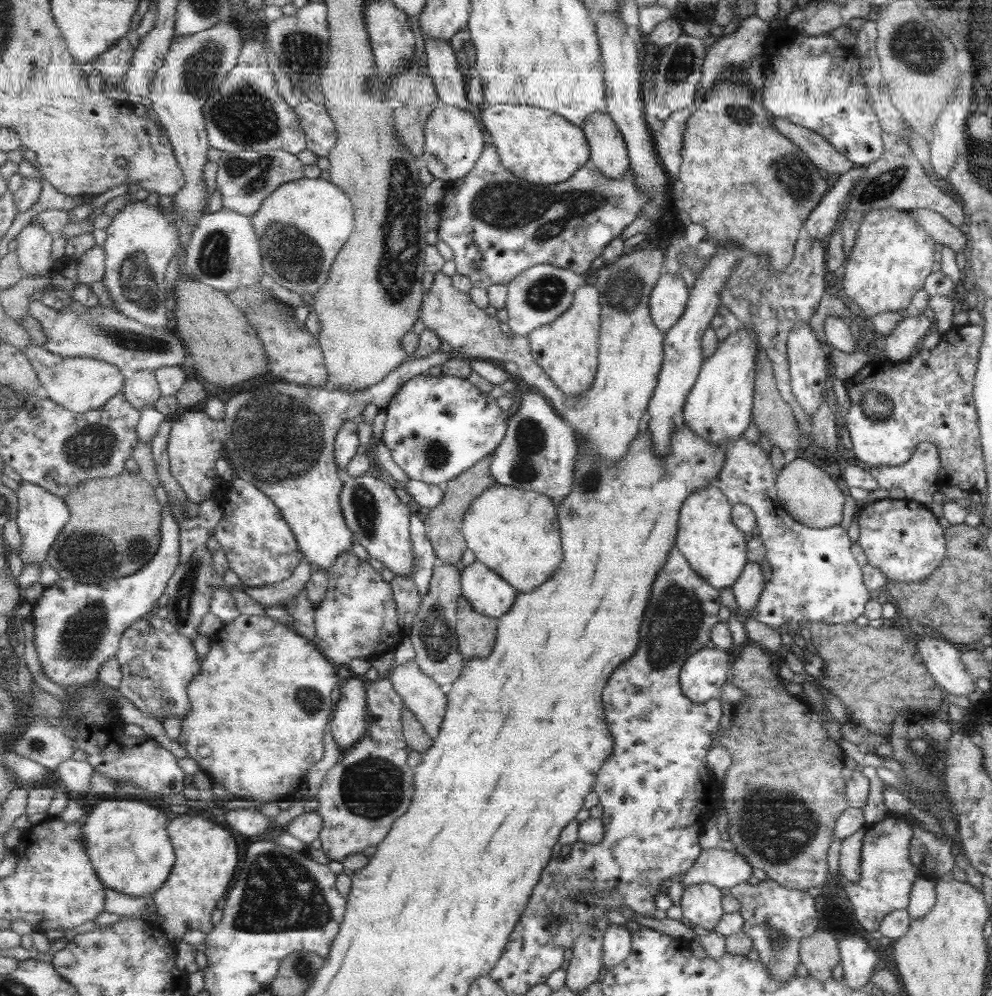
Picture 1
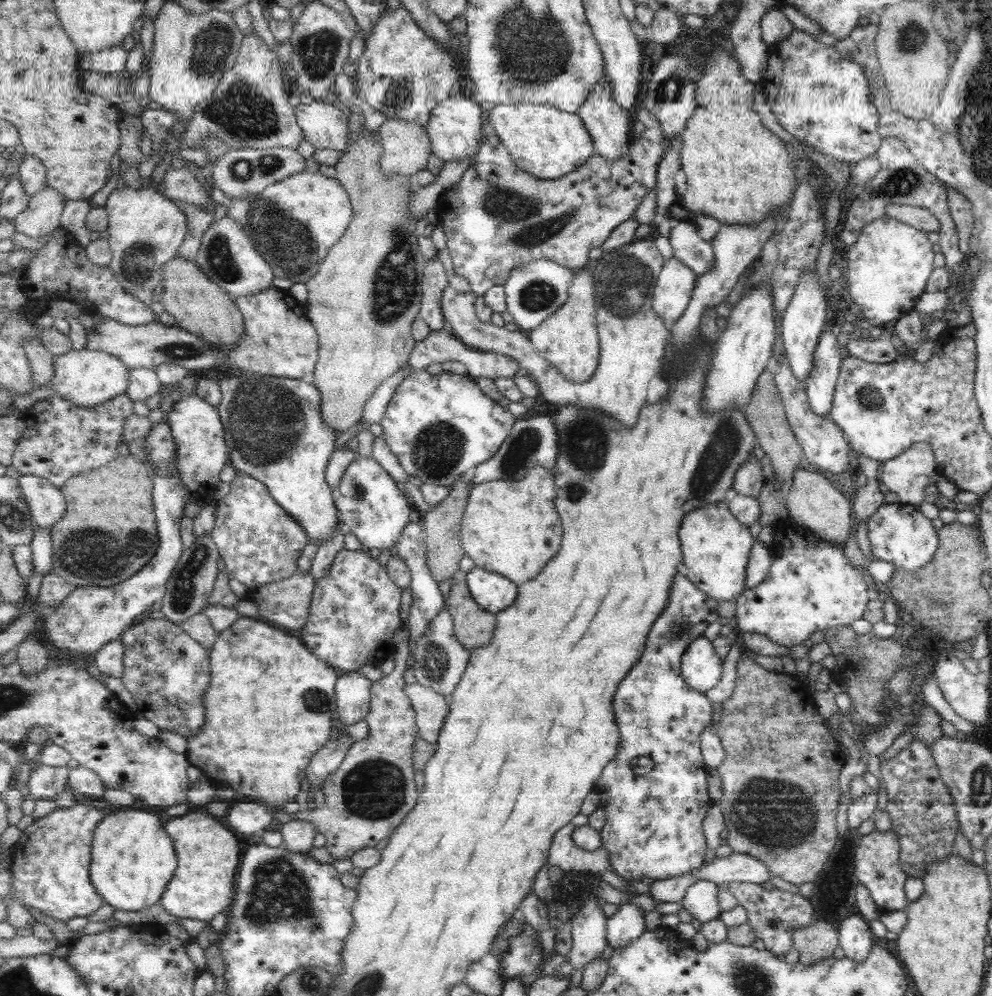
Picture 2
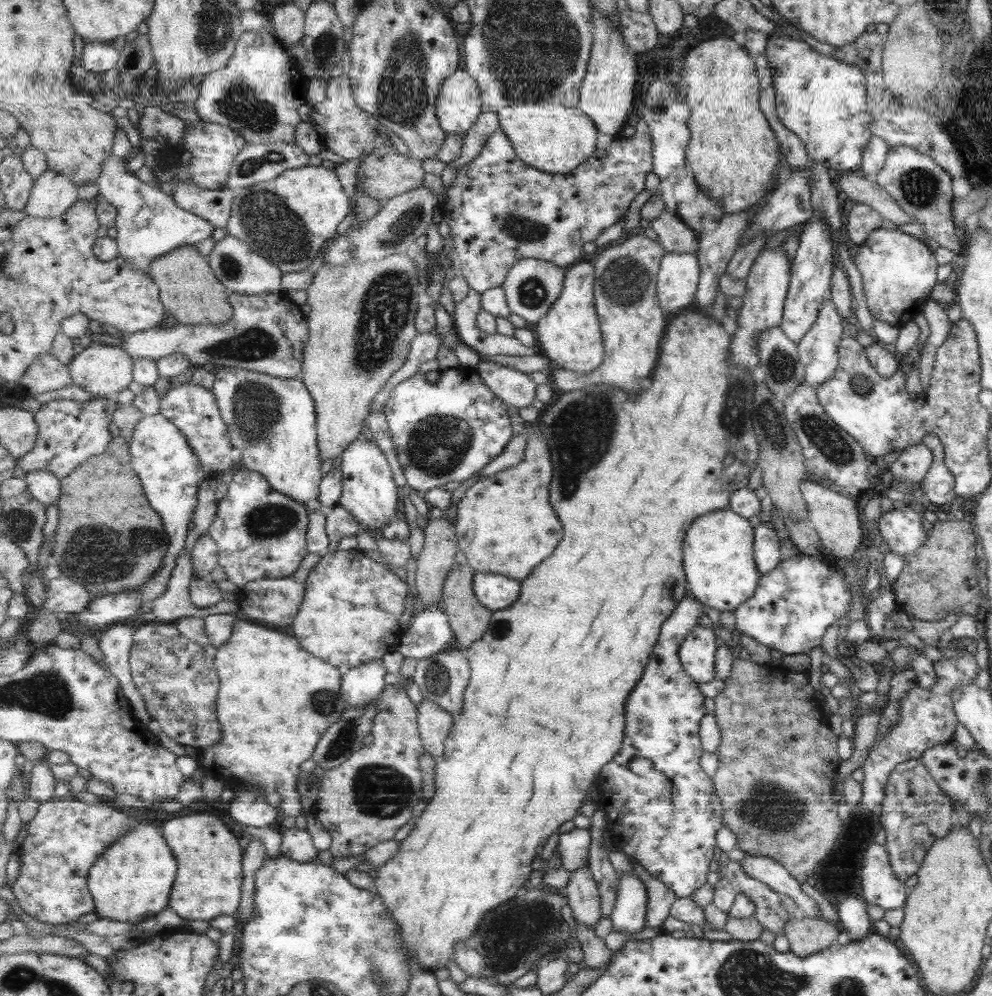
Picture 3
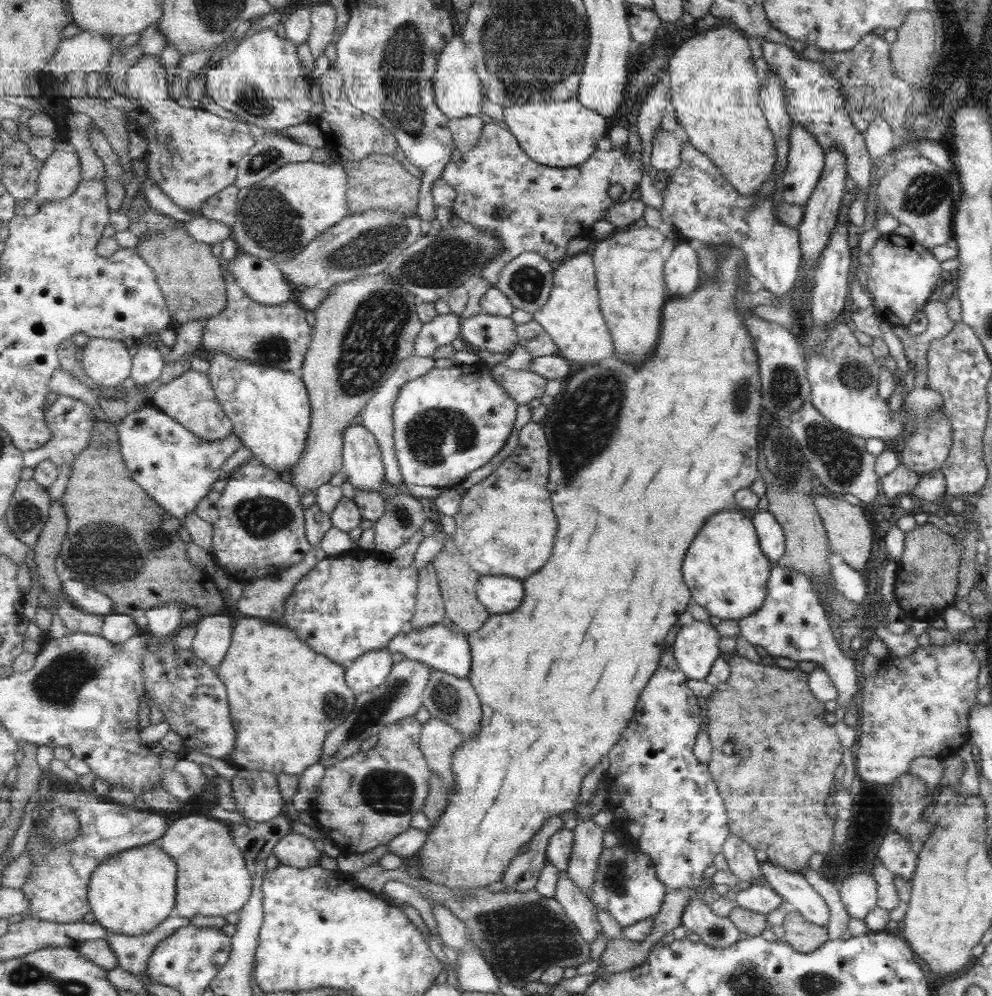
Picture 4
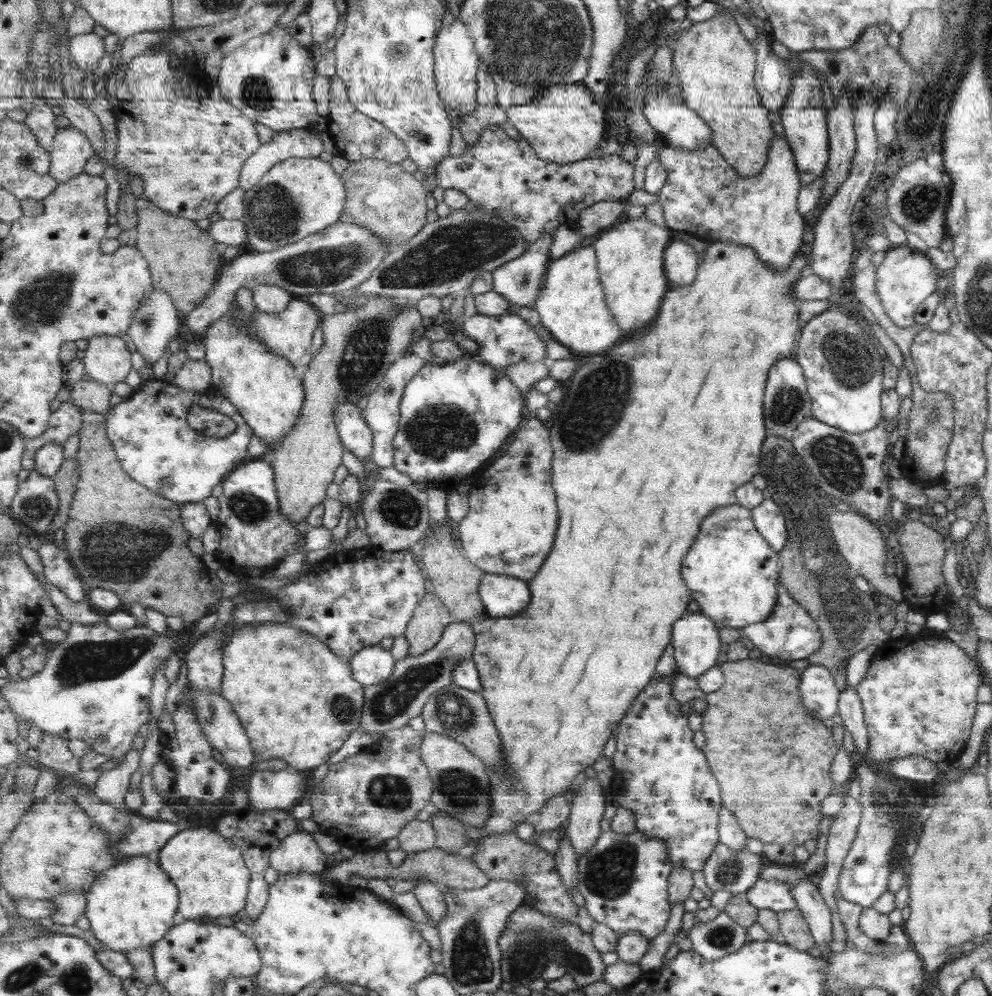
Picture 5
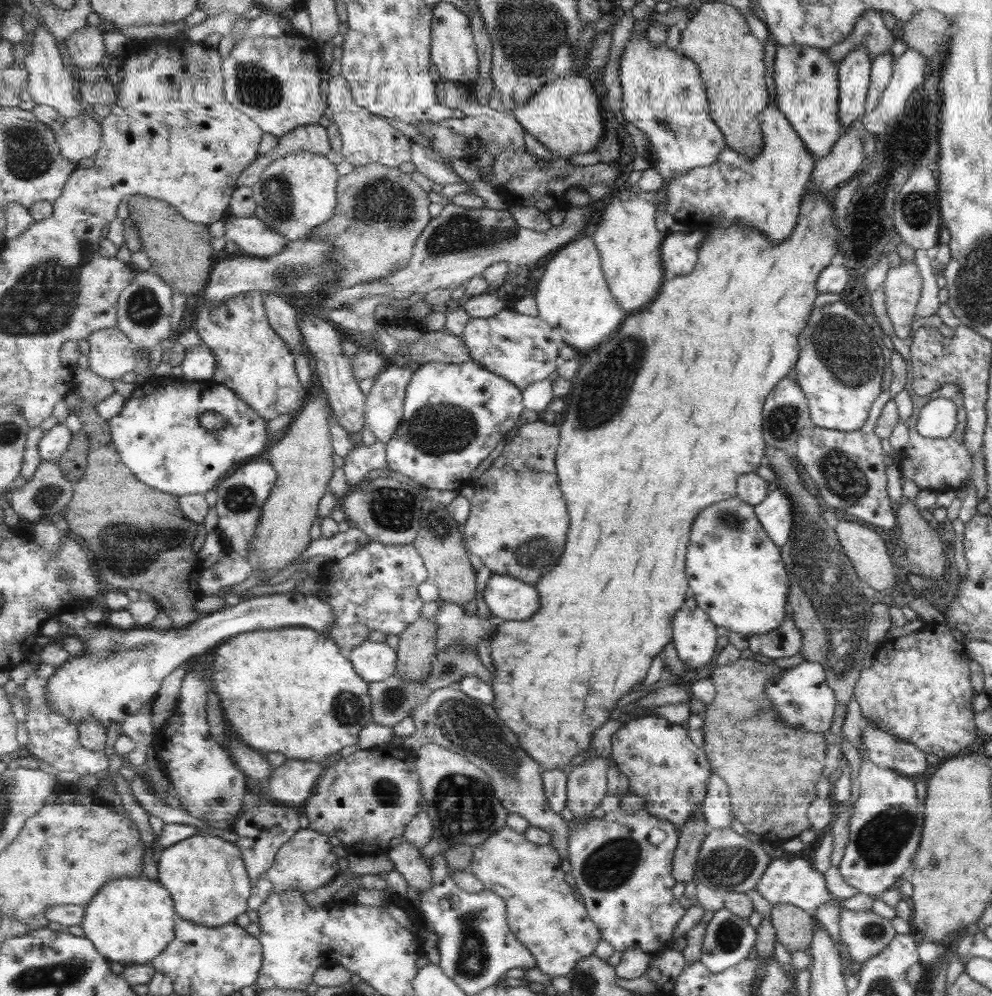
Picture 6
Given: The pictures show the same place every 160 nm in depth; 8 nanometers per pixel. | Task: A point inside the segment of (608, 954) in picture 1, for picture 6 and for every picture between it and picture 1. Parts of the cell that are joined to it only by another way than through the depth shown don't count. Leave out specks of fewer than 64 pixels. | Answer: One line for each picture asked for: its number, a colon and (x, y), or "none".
2: (628, 923)
3: (630, 913)
4: (627, 884)
5: (624, 879)
6: (627, 883)

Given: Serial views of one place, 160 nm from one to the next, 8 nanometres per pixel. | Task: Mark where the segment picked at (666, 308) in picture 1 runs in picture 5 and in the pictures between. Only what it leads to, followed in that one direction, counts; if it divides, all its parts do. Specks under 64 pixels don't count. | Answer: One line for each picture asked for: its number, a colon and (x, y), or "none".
2: (676, 283)
3: (678, 279)
4: (682, 273)
5: (682, 263)

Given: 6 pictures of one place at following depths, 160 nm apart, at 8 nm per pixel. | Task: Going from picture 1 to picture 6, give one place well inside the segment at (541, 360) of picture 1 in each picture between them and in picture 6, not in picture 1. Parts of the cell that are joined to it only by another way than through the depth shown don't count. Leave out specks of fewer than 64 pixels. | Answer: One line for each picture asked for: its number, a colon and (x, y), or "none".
2: (569, 340)
3: (570, 335)
4: (573, 317)
5: (573, 307)
6: (573, 296)

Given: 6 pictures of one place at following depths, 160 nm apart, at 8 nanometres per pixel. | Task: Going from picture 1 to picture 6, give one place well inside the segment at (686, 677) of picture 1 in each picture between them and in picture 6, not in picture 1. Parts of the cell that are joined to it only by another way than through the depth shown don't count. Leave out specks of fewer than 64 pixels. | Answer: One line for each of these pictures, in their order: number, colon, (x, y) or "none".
2: (702, 666)
3: (698, 653)
4: (696, 647)
5: (697, 642)
6: (695, 635)

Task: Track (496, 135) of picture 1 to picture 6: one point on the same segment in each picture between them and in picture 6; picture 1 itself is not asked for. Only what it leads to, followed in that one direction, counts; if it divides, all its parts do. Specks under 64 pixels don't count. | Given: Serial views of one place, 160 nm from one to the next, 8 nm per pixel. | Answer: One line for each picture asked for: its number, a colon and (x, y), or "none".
2: (549, 142)
3: (554, 138)
4: (560, 134)
5: (565, 124)
6: (566, 116)

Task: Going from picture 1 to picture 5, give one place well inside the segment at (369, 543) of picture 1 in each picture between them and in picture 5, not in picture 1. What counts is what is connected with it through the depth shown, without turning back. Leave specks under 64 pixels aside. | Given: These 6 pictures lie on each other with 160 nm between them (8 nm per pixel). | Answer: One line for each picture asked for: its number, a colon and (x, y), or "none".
2: (374, 507)
3: (370, 490)
4: (364, 468)
5: (357, 436)

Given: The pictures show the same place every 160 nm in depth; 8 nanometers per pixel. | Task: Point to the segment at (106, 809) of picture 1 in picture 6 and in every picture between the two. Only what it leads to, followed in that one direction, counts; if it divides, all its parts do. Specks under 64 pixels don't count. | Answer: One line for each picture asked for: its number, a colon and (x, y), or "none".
2: (133, 859)
3: (131, 881)
4: (132, 893)
5: (134, 904)
6: (131, 921)

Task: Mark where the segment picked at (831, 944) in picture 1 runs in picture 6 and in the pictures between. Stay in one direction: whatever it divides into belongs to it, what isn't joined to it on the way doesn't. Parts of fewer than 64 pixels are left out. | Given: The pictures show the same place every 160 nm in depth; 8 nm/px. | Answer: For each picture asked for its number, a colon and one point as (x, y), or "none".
2: (814, 942)
3: (805, 935)
4: (799, 933)
5: (791, 924)
6: (793, 929)

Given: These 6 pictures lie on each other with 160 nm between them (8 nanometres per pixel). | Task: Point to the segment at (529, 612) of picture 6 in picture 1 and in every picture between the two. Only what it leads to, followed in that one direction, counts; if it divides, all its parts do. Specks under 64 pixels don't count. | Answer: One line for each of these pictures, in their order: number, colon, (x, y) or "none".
1: (491, 595)
2: (495, 592)
3: (498, 592)
4: (502, 595)
5: (504, 597)

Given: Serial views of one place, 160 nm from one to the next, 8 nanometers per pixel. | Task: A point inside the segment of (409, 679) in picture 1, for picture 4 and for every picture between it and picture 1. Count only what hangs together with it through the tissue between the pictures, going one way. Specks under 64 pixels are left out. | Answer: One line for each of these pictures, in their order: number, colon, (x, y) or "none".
2: (432, 708)
3: (435, 724)
4: (440, 740)

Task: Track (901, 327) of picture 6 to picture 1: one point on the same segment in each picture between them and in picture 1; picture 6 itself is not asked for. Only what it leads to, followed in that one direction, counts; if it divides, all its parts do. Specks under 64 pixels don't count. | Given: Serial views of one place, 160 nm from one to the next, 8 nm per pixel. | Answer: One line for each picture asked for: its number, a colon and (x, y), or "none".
1: (891, 255)
2: (887, 266)
3: (897, 271)
4: (903, 275)
5: (905, 277)

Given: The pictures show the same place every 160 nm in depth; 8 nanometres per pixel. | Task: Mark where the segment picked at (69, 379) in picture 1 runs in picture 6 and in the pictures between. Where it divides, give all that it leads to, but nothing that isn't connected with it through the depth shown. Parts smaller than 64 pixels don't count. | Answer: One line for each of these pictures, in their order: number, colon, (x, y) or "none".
2: (89, 378)
3: (101, 369)
4: (107, 362)
5: (107, 359)
6: (112, 354)

